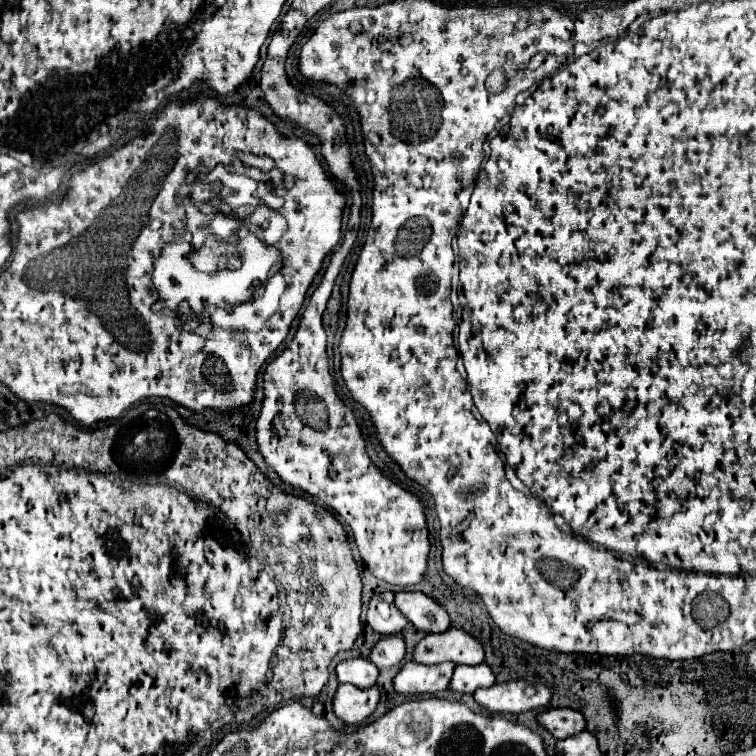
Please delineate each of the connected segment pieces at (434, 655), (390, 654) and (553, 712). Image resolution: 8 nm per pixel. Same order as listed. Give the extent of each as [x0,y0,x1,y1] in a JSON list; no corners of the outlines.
[[413,628,483,666],[369,636,405,668],[537,708,585,740]]

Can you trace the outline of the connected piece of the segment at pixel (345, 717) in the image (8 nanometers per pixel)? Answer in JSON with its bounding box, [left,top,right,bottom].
[333,684,379,726]

